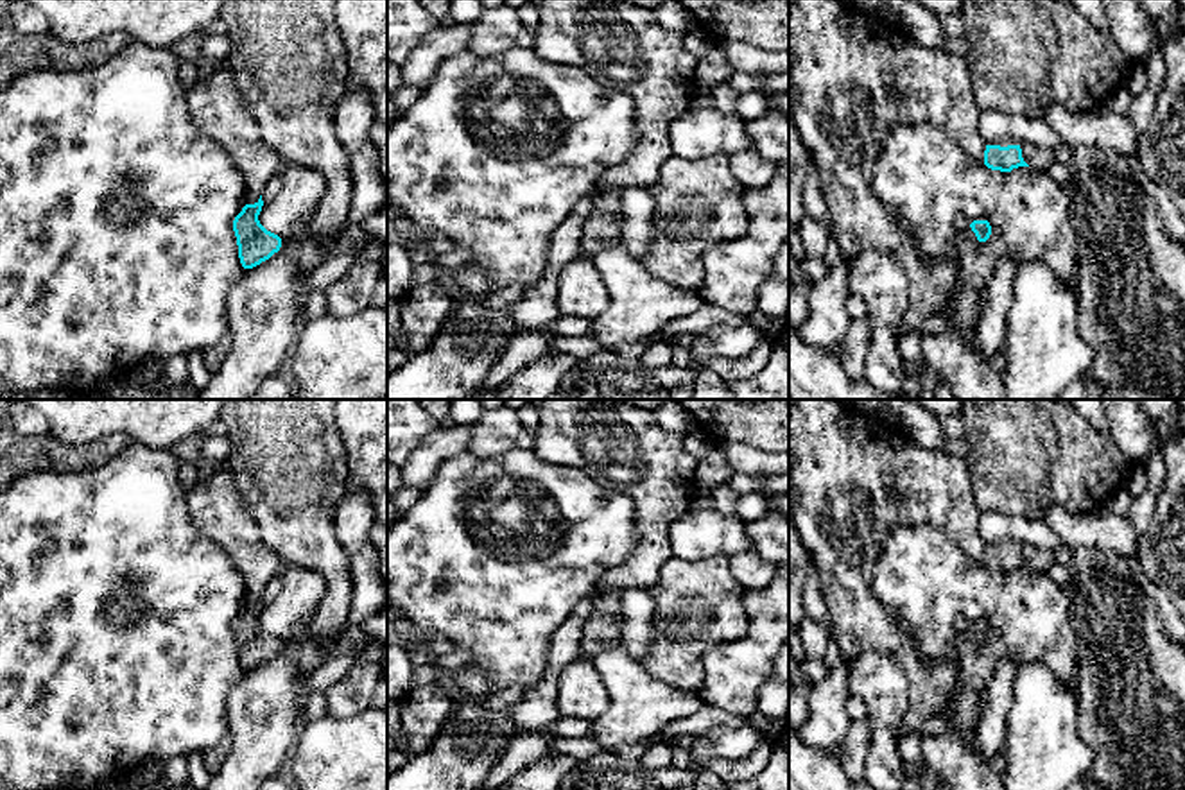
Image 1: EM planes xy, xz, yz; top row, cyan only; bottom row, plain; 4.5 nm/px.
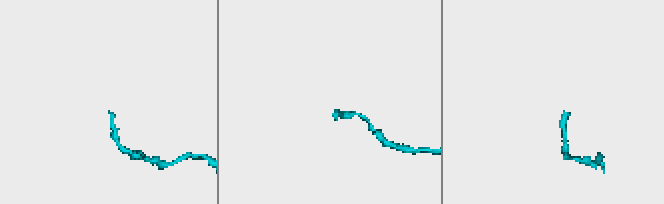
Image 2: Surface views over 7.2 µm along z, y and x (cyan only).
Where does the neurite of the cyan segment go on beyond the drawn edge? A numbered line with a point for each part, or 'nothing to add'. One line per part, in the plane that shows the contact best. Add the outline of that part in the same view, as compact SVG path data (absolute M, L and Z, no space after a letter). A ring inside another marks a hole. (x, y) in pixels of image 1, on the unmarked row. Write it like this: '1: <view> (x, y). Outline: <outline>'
1: yz (1038, 559). Outline: M1008 541L1008 543L1000 545L1000 548L1008 548L1008 546L1018 546L1022 550L1024 562L1031 570L1047 573L1051 570L1051 566L1054 564L1054 554L1049 550L1042 550L1042 548L1036 548L1031 545L1018 545L1015 541Z

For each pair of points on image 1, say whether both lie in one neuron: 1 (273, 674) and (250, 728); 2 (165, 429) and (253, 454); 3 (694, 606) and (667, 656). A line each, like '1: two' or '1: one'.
1: one
2: two
3: one

